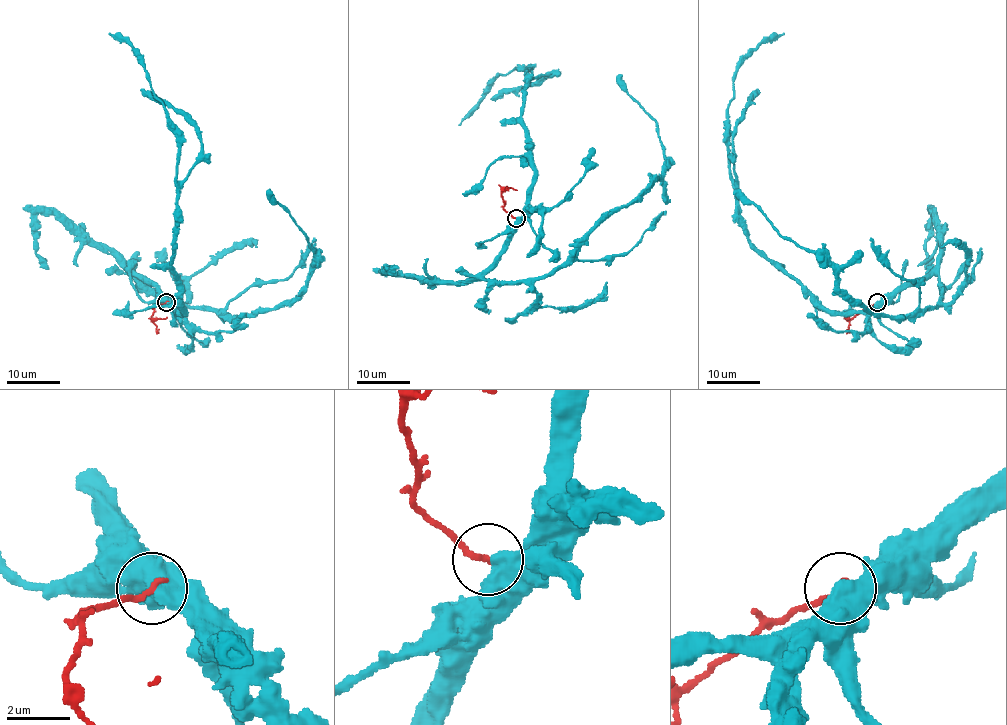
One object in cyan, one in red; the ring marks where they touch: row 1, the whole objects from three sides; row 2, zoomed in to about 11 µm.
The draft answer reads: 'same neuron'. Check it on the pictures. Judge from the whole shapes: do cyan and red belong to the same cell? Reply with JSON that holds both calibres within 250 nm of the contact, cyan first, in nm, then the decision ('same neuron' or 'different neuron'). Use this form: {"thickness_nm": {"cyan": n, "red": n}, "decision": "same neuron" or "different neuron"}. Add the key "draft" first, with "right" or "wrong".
{"draft": "wrong", "thickness_nm": {"cyan": 700, "red": 200}, "decision": "different neuron"}

